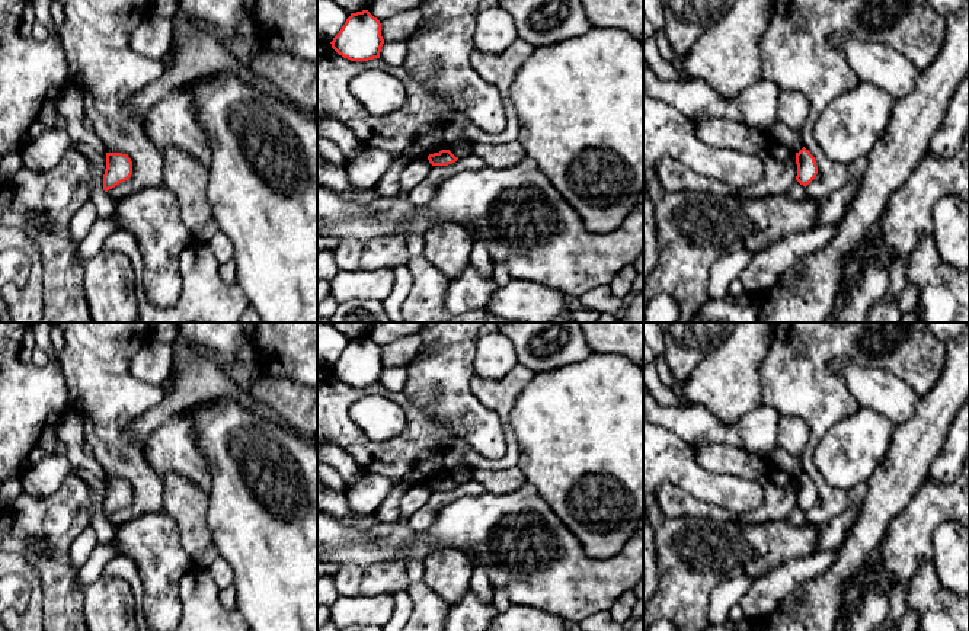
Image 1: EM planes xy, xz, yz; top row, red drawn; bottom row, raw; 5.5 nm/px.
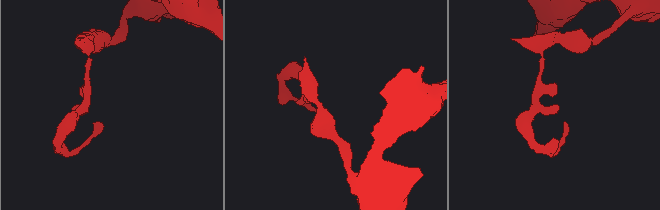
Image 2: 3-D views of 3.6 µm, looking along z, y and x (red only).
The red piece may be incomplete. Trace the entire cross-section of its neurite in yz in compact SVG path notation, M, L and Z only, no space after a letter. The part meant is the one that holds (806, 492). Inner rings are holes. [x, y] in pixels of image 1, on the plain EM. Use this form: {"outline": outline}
{"outline": "M805 473L796 478L797 502L796 506L805 513L816 503L818 491L815 483Z"}

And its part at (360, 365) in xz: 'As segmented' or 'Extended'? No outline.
As segmented

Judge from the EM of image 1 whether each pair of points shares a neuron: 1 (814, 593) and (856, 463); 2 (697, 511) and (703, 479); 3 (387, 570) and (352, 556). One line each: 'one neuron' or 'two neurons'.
1: two neurons
2: two neurons
3: two neurons

